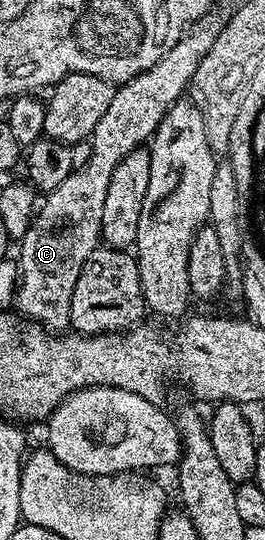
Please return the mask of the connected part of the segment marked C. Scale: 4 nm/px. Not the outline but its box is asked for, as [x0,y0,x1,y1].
[16,26,215,333]

